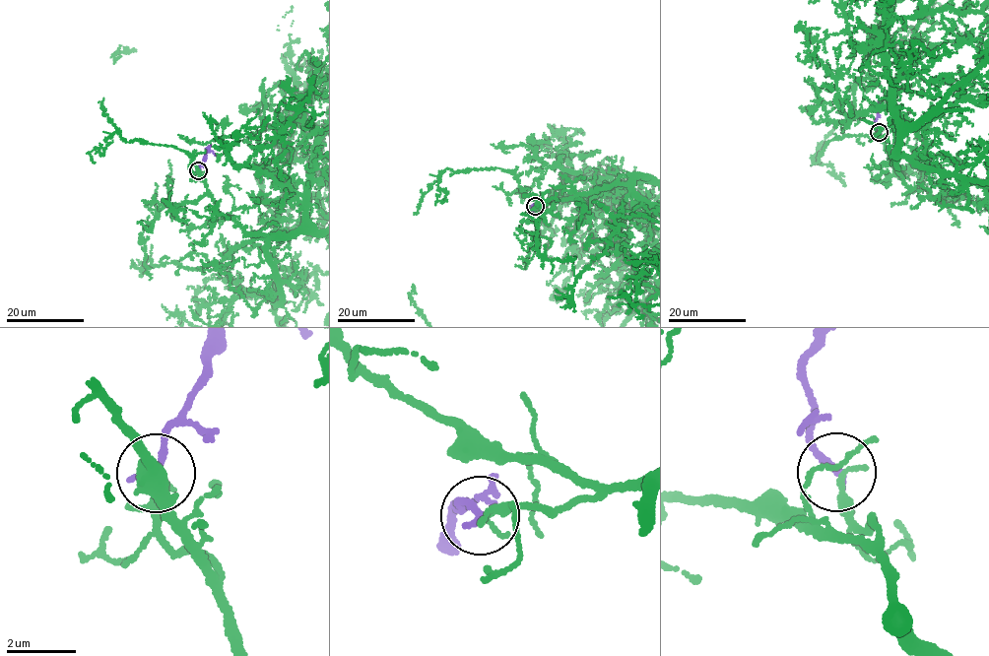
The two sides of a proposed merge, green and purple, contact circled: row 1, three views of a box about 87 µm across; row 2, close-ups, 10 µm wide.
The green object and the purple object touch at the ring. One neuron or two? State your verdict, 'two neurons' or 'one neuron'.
one neuron

